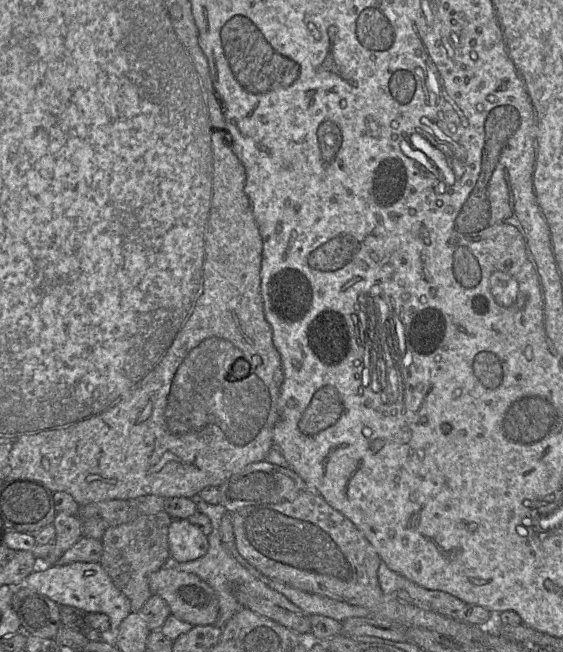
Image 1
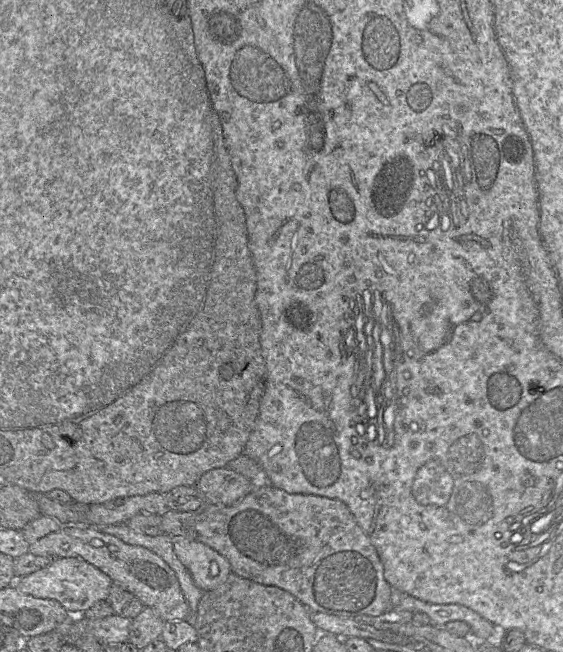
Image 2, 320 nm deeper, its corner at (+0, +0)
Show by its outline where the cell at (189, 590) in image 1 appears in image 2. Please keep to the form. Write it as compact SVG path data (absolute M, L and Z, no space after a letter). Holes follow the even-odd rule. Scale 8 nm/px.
M65 525L34 543L29 553L53 558L77 557L100 569L113 583L132 593L144 607L150 607L164 620L188 619L189 605L182 593L175 572L157 554L145 547L130 545L119 538L99 531L91 525Z

